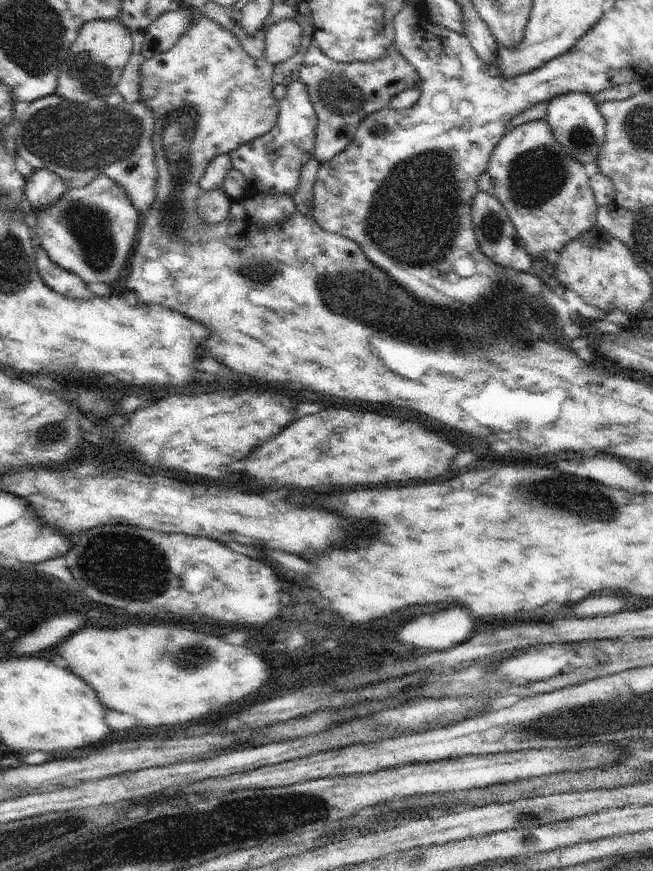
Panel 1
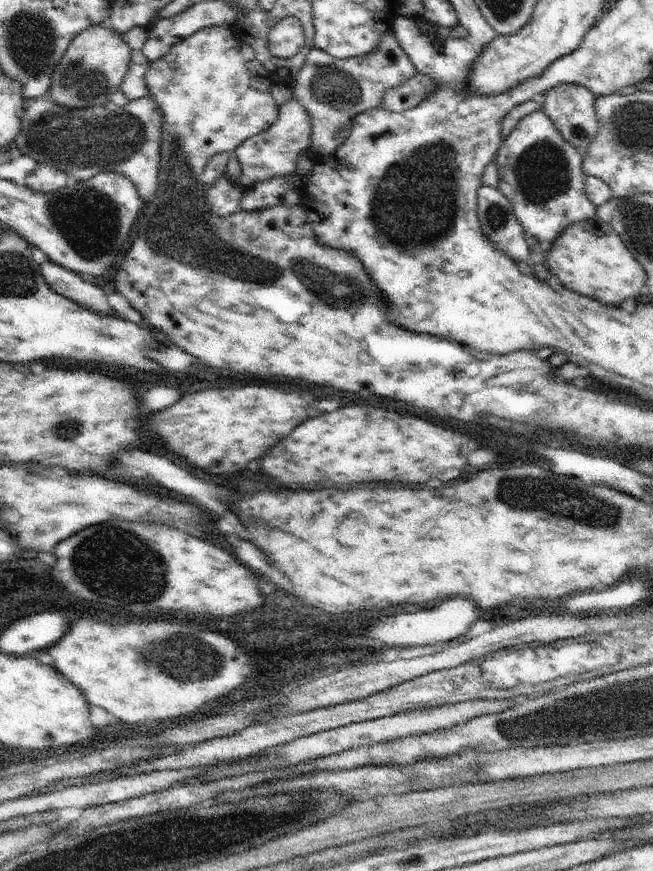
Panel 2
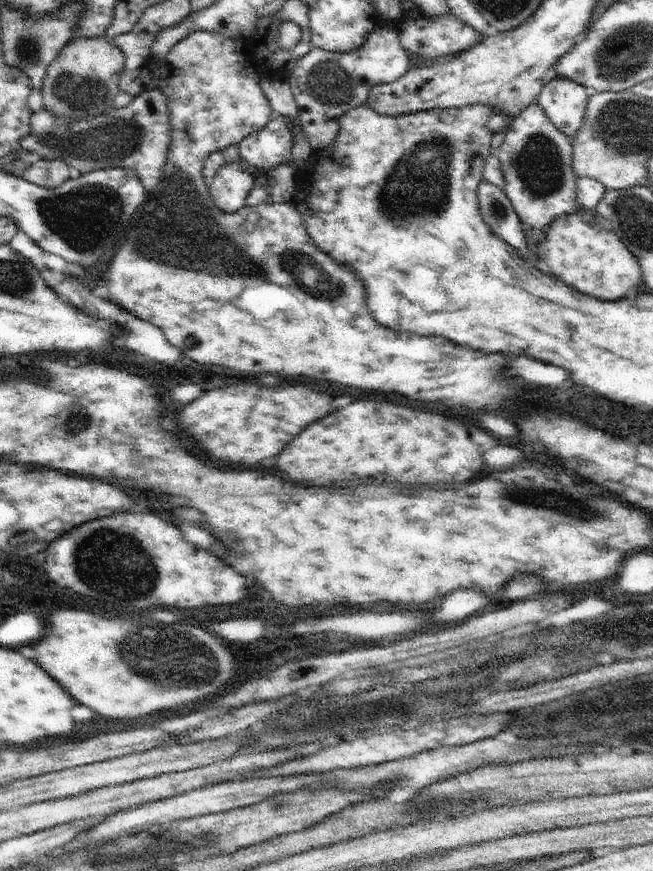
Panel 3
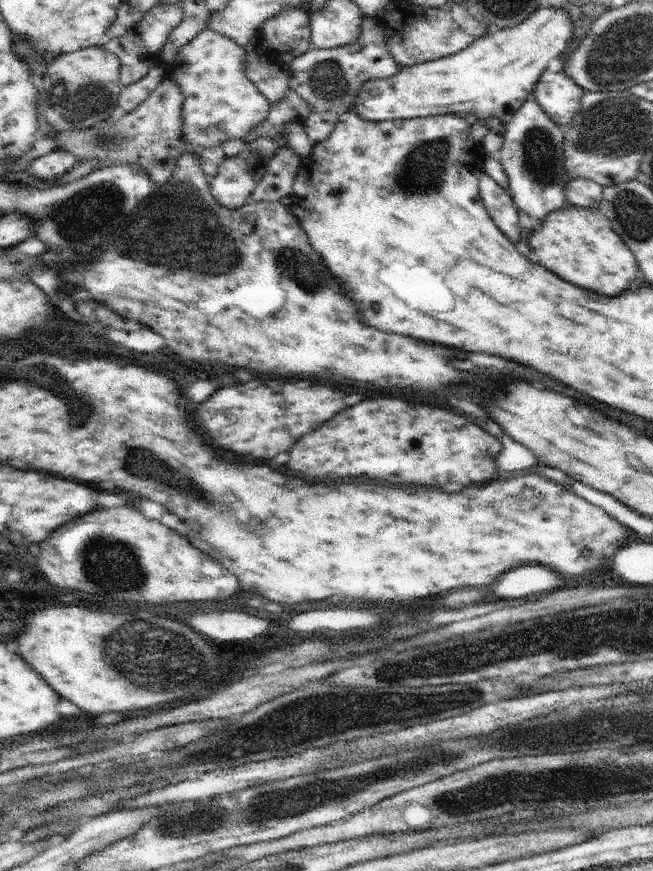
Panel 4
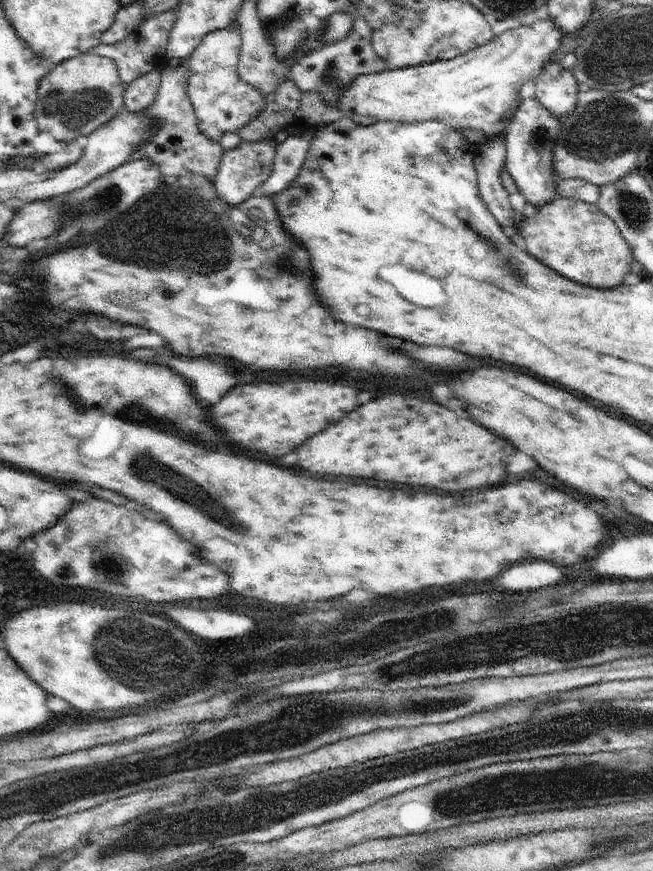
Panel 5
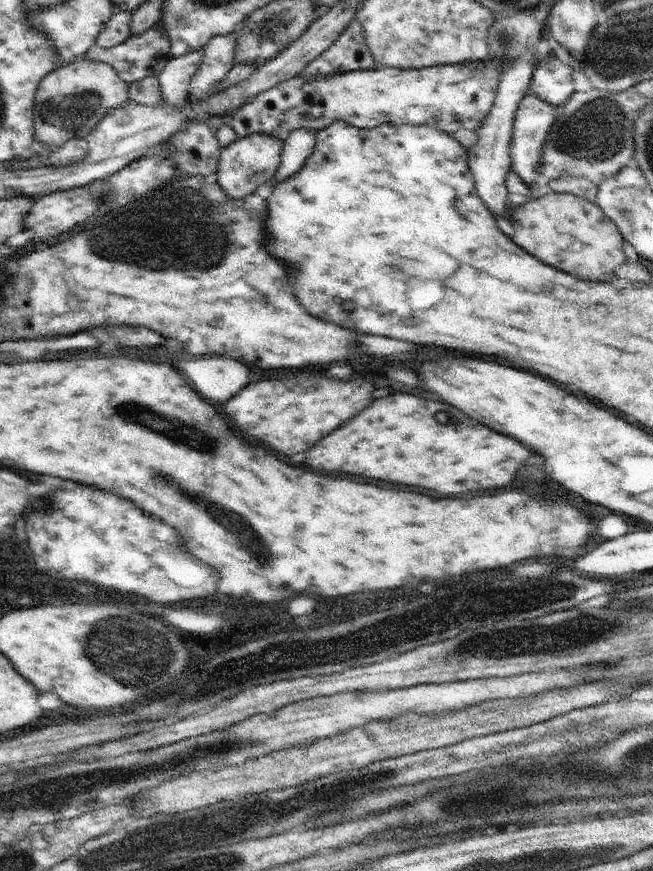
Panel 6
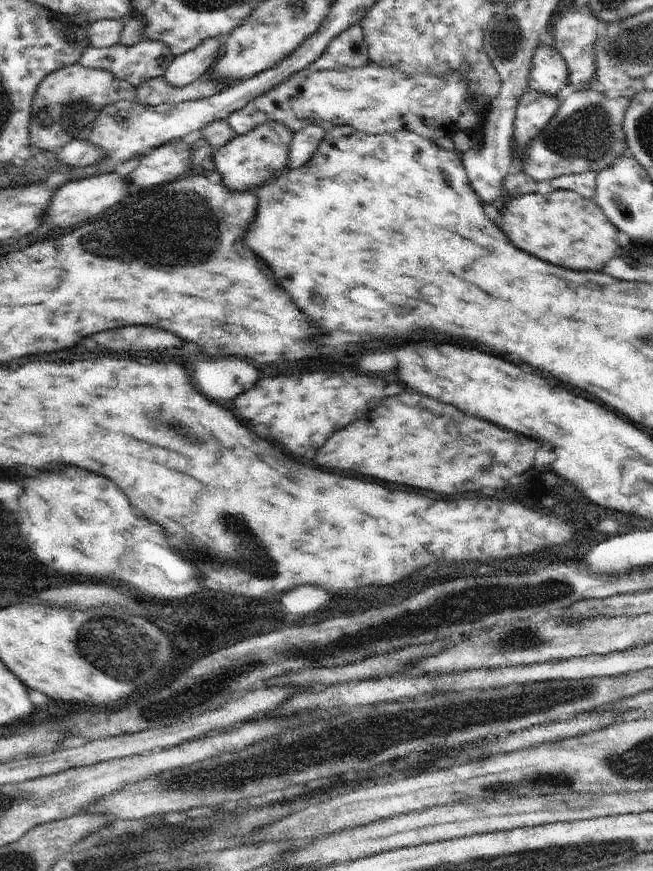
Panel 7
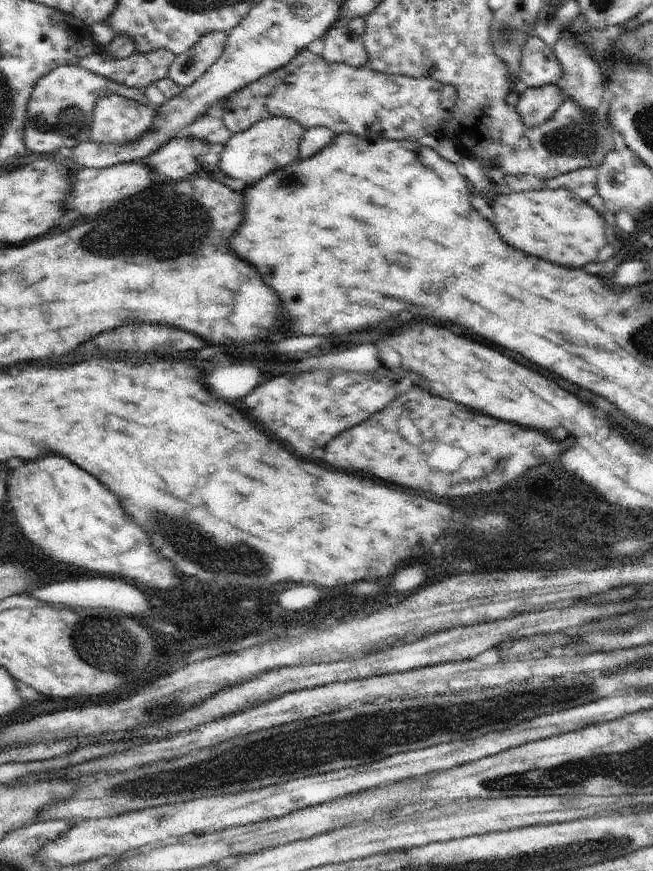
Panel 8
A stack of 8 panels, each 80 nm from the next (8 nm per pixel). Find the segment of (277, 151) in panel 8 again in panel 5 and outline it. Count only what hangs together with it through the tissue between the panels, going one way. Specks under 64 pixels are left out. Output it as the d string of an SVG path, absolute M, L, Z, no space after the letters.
M261 140L254 142L242 141L236 148L225 151L222 155L218 174L213 185L222 202L240 205L248 200L261 184L264 184L273 171L276 142Z

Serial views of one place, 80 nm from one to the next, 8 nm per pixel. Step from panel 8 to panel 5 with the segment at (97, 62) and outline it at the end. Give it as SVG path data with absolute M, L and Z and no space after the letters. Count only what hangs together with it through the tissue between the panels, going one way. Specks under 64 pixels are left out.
M174 10L166 11L157 17L142 22L142 24L123 41L113 45L105 45L100 42L94 48L91 48L89 52L114 60L117 64L119 79L124 86L128 86L133 80L144 76L150 71L161 71L168 62L167 46L169 34L176 20L173 12Z

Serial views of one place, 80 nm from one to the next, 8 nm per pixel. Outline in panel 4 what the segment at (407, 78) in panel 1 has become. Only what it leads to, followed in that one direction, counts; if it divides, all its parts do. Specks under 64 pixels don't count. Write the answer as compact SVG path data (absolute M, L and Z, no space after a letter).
M365 16L361 35L354 42L331 49L310 48L287 64L289 88L293 88L313 108L302 121L310 140L315 143L323 141L333 131L338 115L349 110L364 82L388 78L402 68L387 52L383 38L383 29L378 20Z

